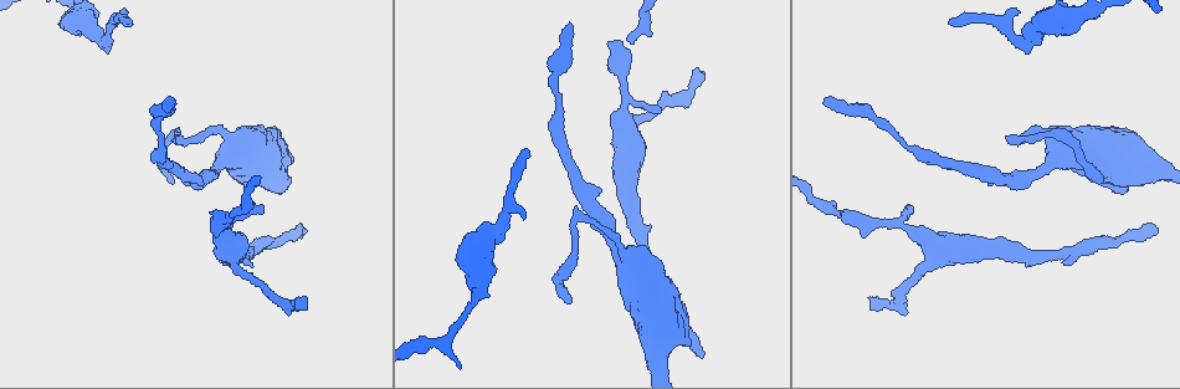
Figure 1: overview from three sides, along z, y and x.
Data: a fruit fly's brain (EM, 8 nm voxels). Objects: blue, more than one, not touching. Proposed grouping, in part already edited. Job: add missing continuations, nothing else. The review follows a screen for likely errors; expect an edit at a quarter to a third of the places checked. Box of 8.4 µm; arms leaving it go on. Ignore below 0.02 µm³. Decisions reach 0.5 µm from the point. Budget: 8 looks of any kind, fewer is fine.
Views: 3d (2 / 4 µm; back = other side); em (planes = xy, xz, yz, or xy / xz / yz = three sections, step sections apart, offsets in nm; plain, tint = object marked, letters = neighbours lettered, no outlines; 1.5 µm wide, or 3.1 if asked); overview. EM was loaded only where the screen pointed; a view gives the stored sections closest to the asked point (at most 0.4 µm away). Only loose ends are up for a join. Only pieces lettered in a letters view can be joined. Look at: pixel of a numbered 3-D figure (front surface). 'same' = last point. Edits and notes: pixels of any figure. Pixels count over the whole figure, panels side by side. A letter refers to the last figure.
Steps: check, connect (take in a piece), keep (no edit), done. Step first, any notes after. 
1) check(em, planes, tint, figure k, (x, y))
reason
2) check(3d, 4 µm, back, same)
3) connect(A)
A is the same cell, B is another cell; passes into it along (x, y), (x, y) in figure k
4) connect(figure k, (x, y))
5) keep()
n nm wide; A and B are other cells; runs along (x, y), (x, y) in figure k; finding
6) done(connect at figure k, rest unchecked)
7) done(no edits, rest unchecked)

check(em, planes, letters, figure 1, (173, 99))
end of a long branch

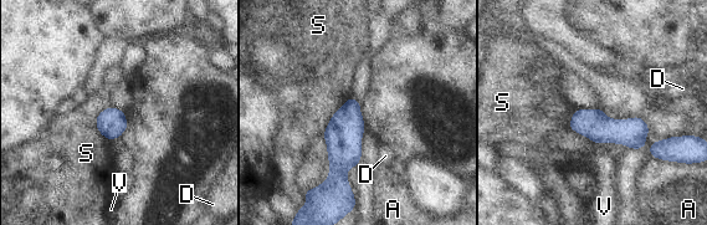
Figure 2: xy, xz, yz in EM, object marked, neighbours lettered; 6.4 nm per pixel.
keep()
A, D, S and V are other cells; border along (109, 105), (96, 118), (109, 142) in figure 2; none of them fits

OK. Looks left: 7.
check(3d, 2 µm, figure 1, (528, 151))
free end

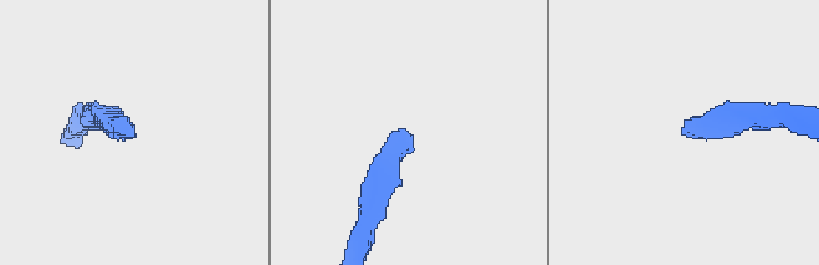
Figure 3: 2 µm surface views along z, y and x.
check(em, planes, letters, figure 3, (681, 133))
need the tissue

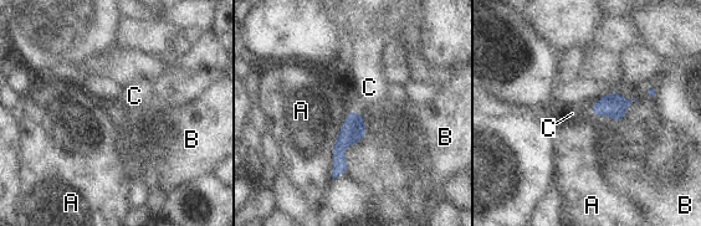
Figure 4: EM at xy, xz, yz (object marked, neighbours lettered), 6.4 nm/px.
keep()
A, B and C are other cells; runs along (354, 114), (336, 174) in figure 4; none of them fits

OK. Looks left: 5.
check(3d, 2 µm, figure 1, (702, 358))
branch stops here

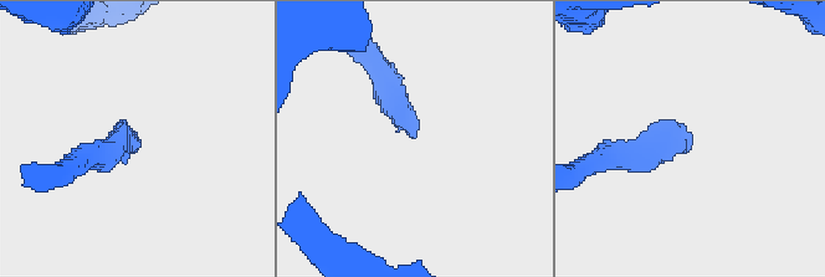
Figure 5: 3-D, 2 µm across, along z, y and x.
check(em, planes, plain, figure 5, (134, 134))
need the tissue

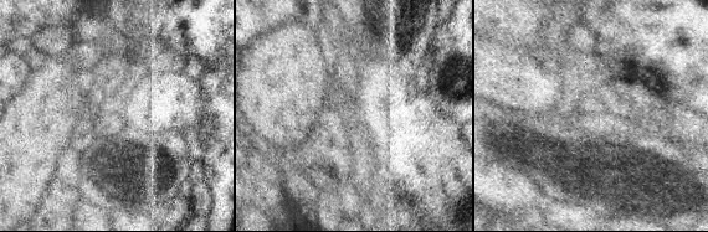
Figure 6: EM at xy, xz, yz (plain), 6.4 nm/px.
check(em, planes, letters, same)
what lies round it

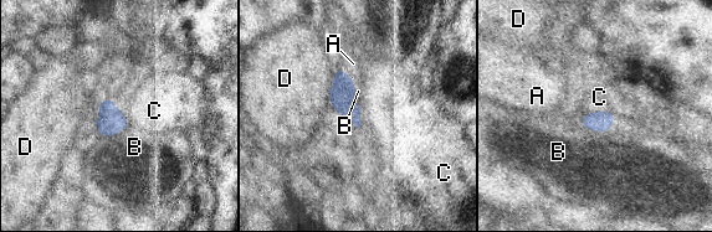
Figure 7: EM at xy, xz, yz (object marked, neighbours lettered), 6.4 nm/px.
keep()
140 nm wide; A, B, C and D are other cells; border along (357, 96), (359, 127) in figure 7; none of them fits

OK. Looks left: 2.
check(em, planes, letters, figure 1, (642, 247))

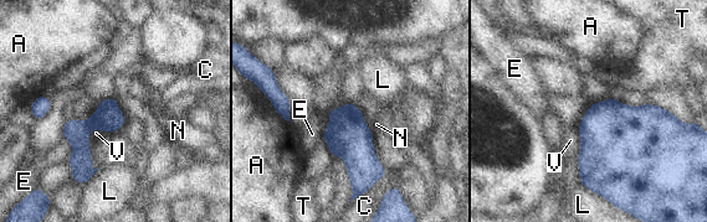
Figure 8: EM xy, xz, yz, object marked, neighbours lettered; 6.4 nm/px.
keep()
A, C, E, L, N, T and V are other cells; no lettered piece goes on from it

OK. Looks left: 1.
done(no edits, rest unchecked)

